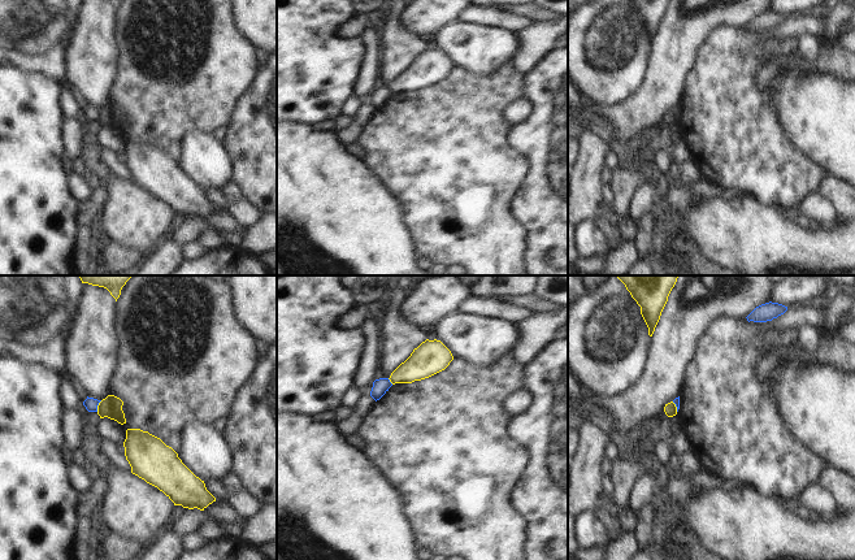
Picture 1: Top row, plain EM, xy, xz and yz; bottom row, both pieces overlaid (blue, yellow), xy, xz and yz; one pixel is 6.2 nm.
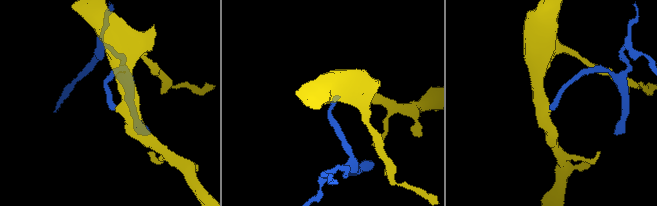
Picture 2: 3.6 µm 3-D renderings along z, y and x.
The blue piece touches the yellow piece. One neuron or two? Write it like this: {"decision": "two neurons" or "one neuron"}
{"decision": "two neurons"}

